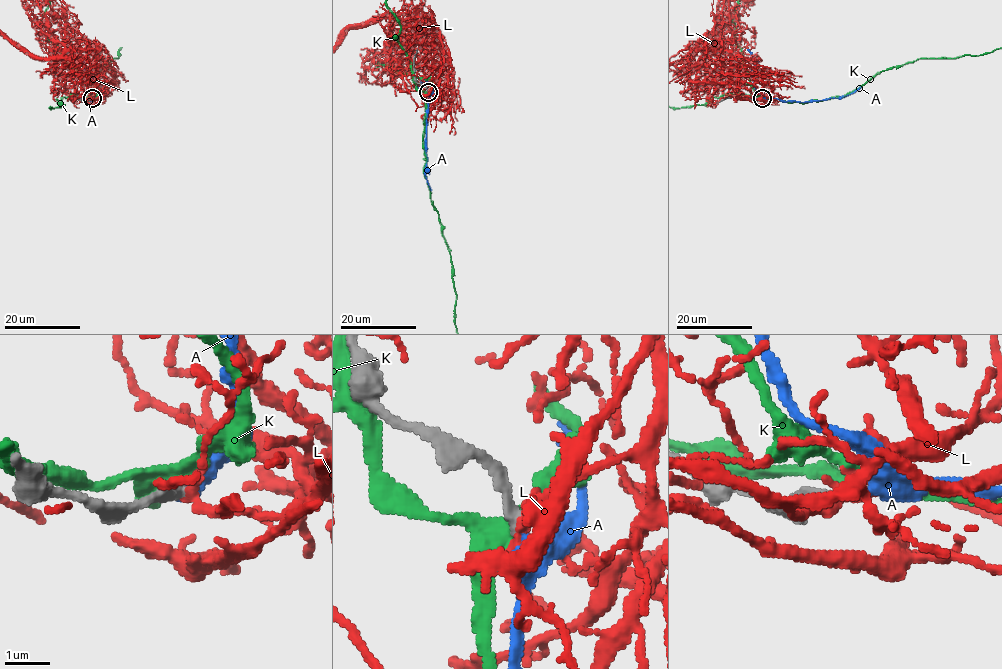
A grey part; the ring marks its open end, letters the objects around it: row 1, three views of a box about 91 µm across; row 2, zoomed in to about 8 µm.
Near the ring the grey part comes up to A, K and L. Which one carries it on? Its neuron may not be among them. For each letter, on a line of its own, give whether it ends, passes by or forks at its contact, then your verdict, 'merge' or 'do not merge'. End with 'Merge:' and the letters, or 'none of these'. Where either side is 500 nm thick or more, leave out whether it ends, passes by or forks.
A: it passes by; merge
K: it forks; do not merge
L: it passes by; do not merge
Merge: A

